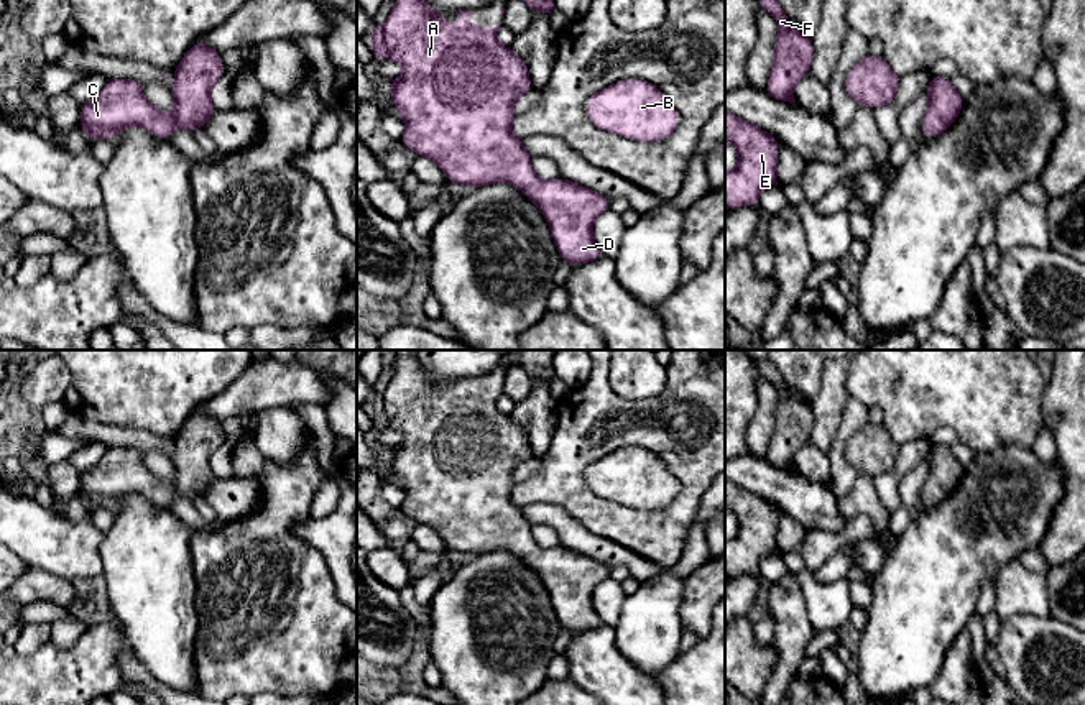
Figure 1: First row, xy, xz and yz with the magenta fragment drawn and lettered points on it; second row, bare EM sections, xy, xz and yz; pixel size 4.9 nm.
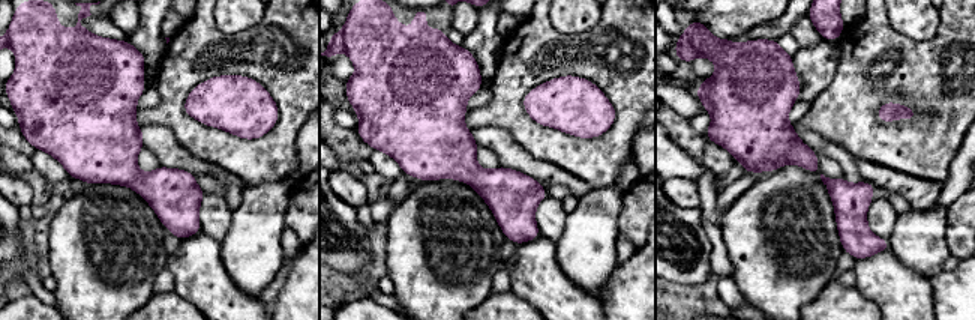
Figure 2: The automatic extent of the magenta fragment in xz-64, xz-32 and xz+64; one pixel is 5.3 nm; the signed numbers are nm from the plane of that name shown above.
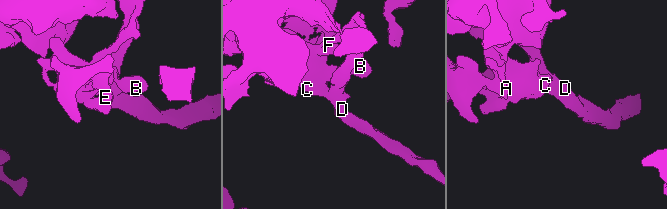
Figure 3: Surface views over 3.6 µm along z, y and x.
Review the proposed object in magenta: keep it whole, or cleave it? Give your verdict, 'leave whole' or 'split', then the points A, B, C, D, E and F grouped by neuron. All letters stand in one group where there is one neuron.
leave whole | A B C D E F

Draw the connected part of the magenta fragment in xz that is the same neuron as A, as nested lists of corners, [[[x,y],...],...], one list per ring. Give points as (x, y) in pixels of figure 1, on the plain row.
[[[413,355],[395,366],[393,378],[370,403],[376,427],[391,427],[404,440],[390,450],[390,470],[399,480],[406,498],[399,509],[416,524],[434,529],[449,551],[483,555],[508,551],[542,580],[561,628],[572,636],[602,623],[593,610],[593,588],[610,577],[610,567],[569,547],[539,547],[531,524],[511,500],[515,470],[533,458],[526,431],[496,408],[498,394],[470,394],[472,378],[457,381],[457,393],[447,394]]]

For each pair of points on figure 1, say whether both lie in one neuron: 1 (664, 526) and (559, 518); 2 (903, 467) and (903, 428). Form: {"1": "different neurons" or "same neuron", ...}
{"1": "different neurons", "2": "different neurons"}

